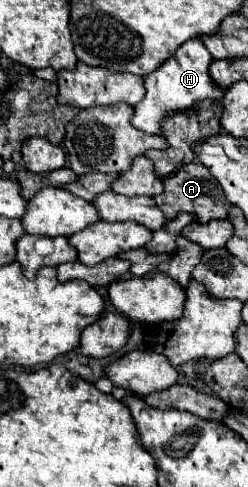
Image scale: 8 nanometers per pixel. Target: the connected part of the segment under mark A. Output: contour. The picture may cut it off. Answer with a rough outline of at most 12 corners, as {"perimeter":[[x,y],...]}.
{"perimeter":[[200,162],[164,178],[156,196],[168,220],[190,212],[204,224],[232,204]]}

